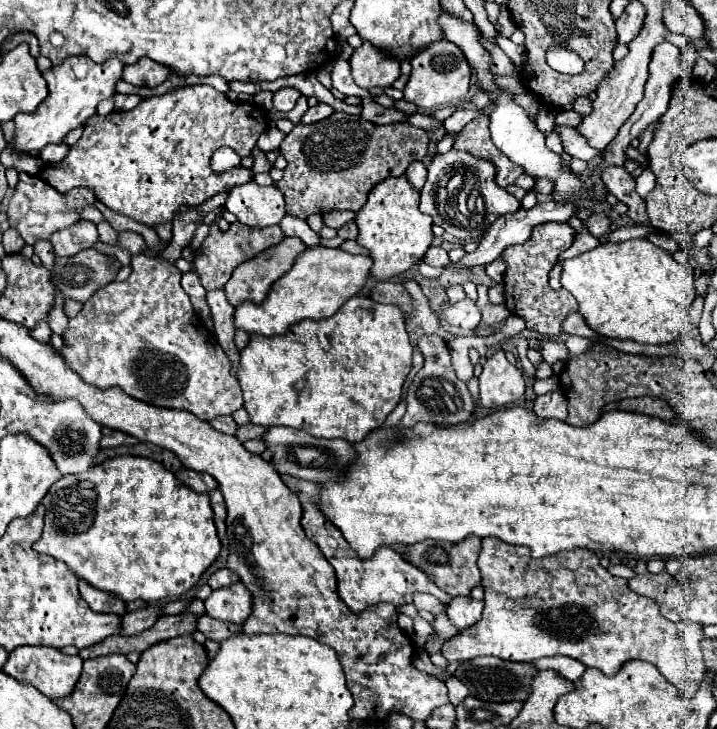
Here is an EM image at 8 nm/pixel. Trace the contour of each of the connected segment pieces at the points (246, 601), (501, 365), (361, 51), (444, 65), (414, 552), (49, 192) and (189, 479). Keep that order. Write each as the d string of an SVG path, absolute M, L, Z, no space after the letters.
M241 582L213 590L205 600L205 610L211 618L241 626L251 614L251 594Z
M497 350L483 364L479 376L479 402L485 408L499 408L525 394L525 380L517 366L509 364L503 350Z
M363 42L363 46L353 52L349 64L355 84L363 90L375 86L389 88L399 78L399 60L377 52L369 42Z
M439 40L431 46L427 46L427 50L421 50L417 56L411 58L411 78L403 90L405 100L413 102L419 108L425 110L435 110L441 106L449 106L449 104L459 104L465 100L467 92L469 92L469 80L471 80L471 68L463 56L463 52L459 52L457 46L453 46L447 40Z
M467 536L463 542L451 544L451 542L419 542L409 546L403 552L403 558L409 560L419 570L433 576L433 582L445 590L451 596L469 596L475 586L481 586L481 574L477 566L477 558L481 552L481 538L479 536Z
M19 174L19 184L15 188L15 194L9 202L9 224L13 230L19 232L19 236L27 242L27 244L35 244L41 238L49 238L55 230L67 228L73 222L79 220L79 212L83 206L87 204L95 204L95 196L91 190L87 188L75 188L67 194L57 192L55 188L51 188L47 182L43 182L37 176L29 176L29 174Z
M181 468L175 476L181 484L193 488L195 492L209 492L209 490L215 490L219 486L209 474L199 474L199 472L189 470L189 468Z

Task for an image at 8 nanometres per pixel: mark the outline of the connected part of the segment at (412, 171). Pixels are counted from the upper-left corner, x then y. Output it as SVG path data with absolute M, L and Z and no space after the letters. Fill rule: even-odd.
M413 162L413 164L407 168L405 176L407 176L407 180L411 182L411 186L413 186L417 192L421 192L421 188L423 188L423 184L425 184L425 178L427 178L427 168L425 168L421 162Z

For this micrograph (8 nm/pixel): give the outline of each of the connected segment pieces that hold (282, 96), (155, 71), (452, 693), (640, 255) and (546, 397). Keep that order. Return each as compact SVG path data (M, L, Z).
M281 88L273 94L273 108L279 112L289 112L295 108L295 102L299 96L301 92L295 88Z
M141 58L139 62L125 66L123 70L123 80L133 84L133 86L147 86L147 88L155 88L159 86L167 76L171 74L171 70L167 70L167 66L151 60L151 58Z
M455 676L449 678L445 684L447 684L447 688L449 688L449 702L451 702L453 706L459 706L459 702L463 702L463 700L469 696L467 688L465 688Z
M647 238L627 240L619 244L599 244L597 248L569 258L563 262L561 284L569 290L577 304L579 314L589 328L605 338L631 338L641 344L669 344L689 332L689 310L695 300L695 270L689 264L679 264L673 254L657 248Z
M561 390L541 394L541 396L537 396L533 410L535 410L535 414L539 418L565 420L567 418L567 398L565 398L565 394Z

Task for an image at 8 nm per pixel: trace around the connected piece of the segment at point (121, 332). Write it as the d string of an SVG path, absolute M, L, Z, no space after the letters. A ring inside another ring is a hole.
M137 254L131 262L131 274L127 280L101 286L93 298L83 304L83 310L69 320L69 328L63 334L65 348L59 352L85 382L95 384L97 388L119 386L141 402L187 410L201 420L211 420L219 414L233 414L243 406L239 380L231 374L227 354L196 315L179 282L179 270L173 264L155 256Z

